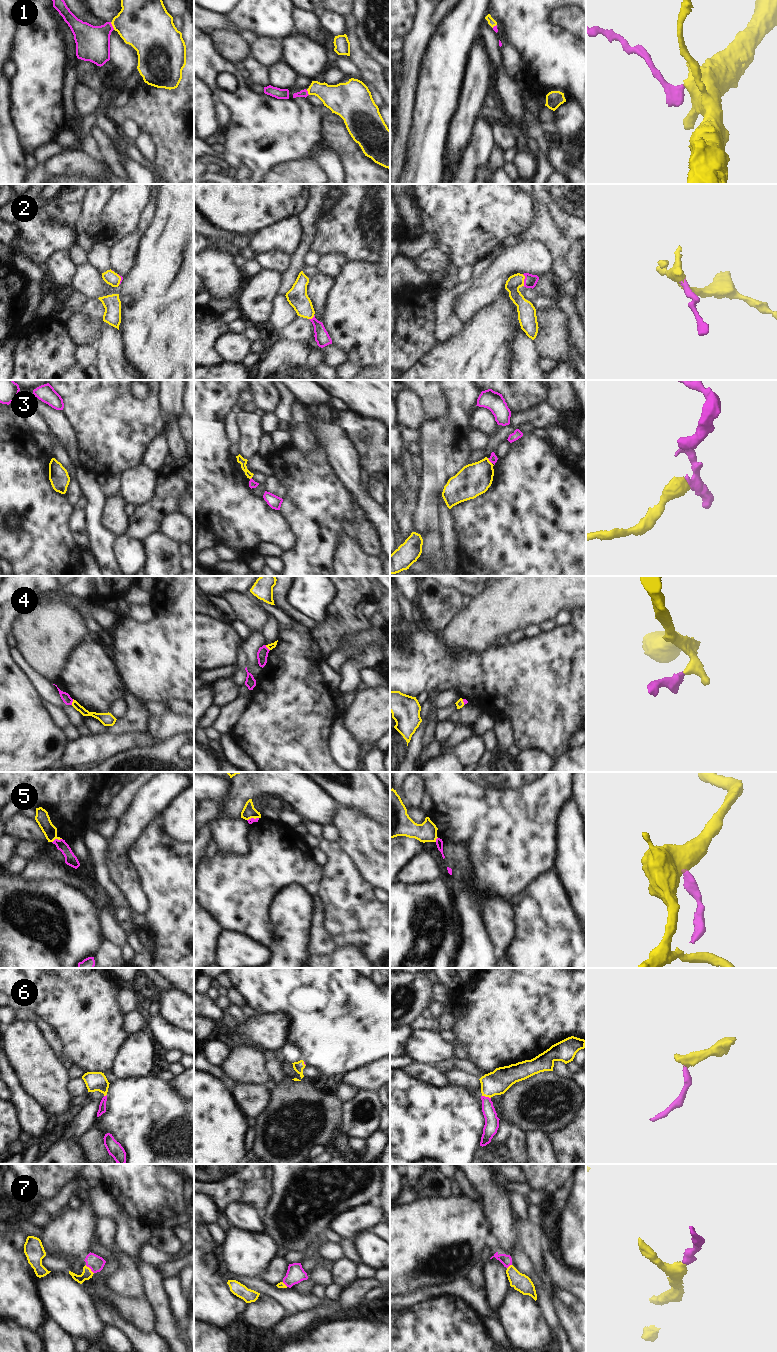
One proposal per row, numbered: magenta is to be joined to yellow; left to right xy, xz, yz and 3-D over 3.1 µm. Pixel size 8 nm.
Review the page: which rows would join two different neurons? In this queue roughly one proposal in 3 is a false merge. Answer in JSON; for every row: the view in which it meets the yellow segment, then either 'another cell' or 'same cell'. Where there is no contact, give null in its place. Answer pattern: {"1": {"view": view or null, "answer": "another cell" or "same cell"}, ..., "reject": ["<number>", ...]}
{"1": {"view": "xy", "answer": "same cell"}, "2": {"view": "yz", "answer": "same cell"}, "3": {"view": "yz", "answer": "another cell"}, "4": {"view": "xy", "answer": "same cell"}, "5": {"view": "xy", "answer": "another cell"}, "6": {"view": "yz", "answer": "same cell"}, "7": {"view": "xy", "answer": "same cell"}, "reject": ["3", "5"]}

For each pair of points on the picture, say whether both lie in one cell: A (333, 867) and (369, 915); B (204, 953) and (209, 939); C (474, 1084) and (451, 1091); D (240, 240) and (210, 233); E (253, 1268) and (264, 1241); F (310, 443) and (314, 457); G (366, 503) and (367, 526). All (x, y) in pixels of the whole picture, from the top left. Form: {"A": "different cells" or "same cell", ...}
{"A": "same cell", "B": "same cell", "C": "different cells", "D": "same cell", "E": "same cell", "F": "different cells", "G": "different cells"}

